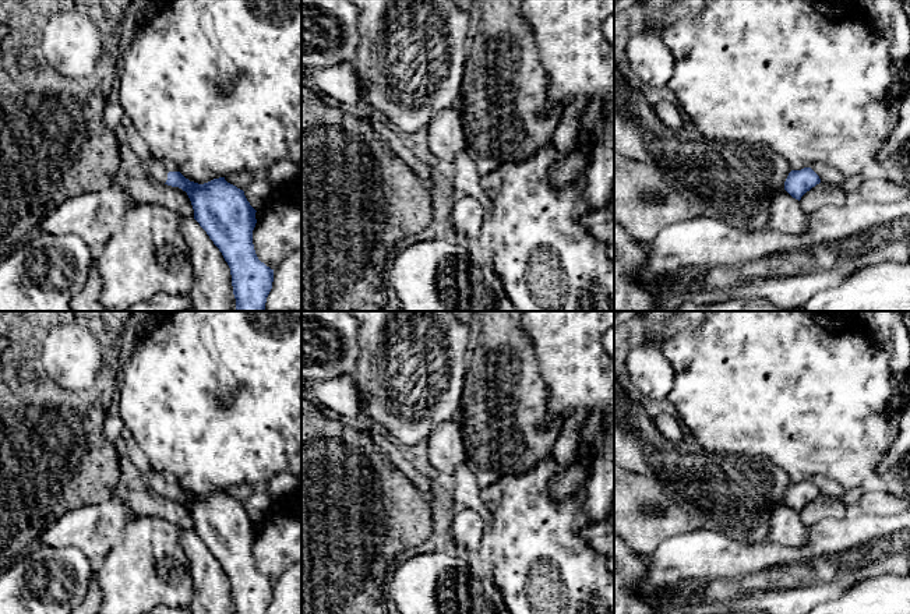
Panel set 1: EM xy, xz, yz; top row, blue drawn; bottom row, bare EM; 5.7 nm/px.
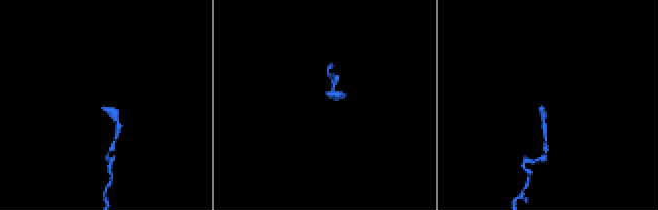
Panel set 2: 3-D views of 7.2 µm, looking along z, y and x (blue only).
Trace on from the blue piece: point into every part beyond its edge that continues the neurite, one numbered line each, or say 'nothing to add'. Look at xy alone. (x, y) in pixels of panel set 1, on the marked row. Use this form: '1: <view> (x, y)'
1: xy (154, 166)

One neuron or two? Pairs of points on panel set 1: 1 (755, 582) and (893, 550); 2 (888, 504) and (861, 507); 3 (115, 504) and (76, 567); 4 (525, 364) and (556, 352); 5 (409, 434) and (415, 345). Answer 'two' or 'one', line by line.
1: one
2: one
3: two
4: two
5: one

